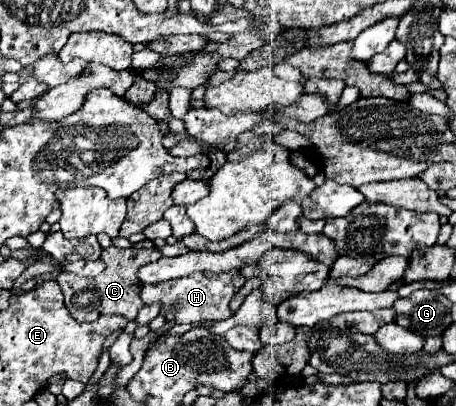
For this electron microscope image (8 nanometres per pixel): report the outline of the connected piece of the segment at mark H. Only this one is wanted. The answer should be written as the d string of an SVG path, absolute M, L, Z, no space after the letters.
M229 270L229 272L219 272L219 274L203 274L195 272L191 276L183 276L177 280L161 282L161 284L143 284L141 286L141 300L143 304L155 304L161 302L161 316L165 316L167 322L175 324L195 324L201 320L225 320L229 318L231 312L231 300L233 296L243 288L245 276L241 276L239 270Z

